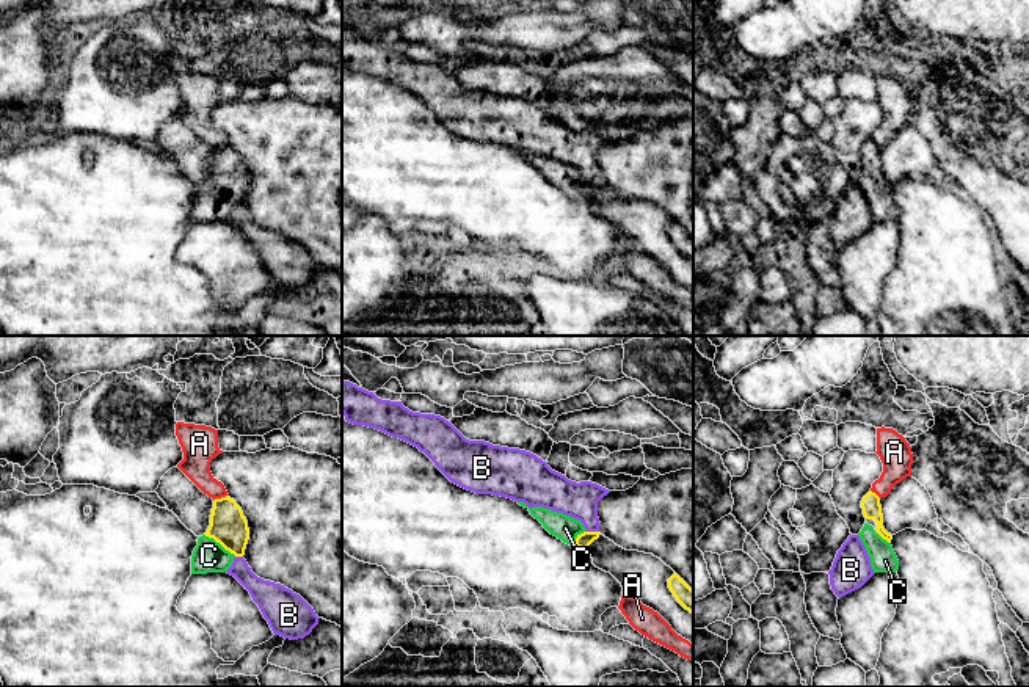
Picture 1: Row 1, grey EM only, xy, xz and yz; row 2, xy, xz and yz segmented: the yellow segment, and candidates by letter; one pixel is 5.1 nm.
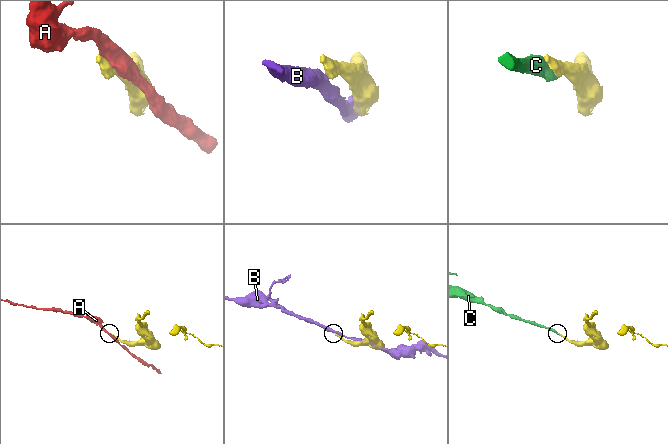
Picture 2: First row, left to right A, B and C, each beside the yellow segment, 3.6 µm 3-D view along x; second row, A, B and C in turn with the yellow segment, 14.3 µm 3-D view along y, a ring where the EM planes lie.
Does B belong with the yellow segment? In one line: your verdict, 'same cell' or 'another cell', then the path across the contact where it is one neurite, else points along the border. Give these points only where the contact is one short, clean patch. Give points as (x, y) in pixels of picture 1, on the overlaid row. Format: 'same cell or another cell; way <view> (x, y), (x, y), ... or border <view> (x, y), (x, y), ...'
another cell

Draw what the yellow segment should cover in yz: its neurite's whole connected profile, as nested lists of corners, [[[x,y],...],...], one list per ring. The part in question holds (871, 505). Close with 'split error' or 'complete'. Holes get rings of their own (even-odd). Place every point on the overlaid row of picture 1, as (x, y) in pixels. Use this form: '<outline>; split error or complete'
[[[869,491],[861,500],[861,508],[866,519],[877,522],[875,529],[866,522],[858,533],[867,551],[874,572],[896,572],[899,560],[891,546],[893,535],[883,527],[880,497]]]; split error

